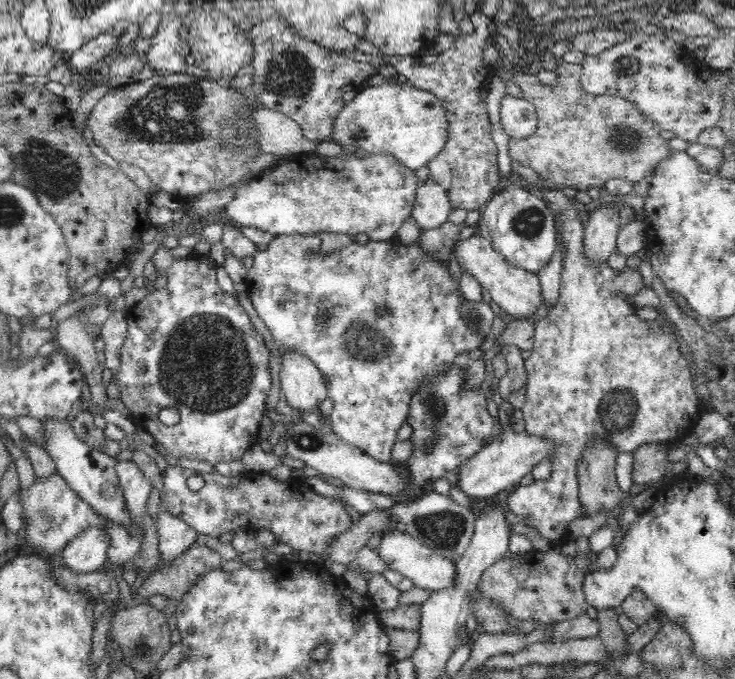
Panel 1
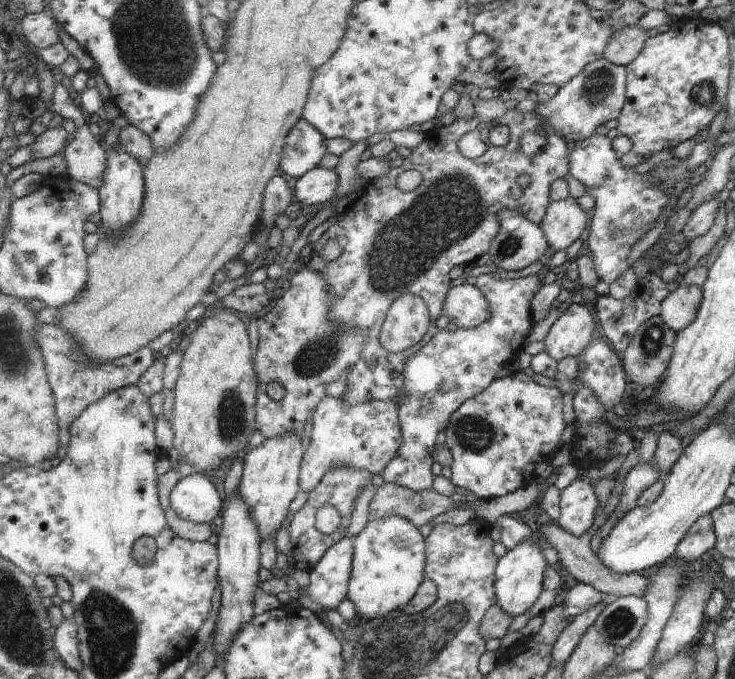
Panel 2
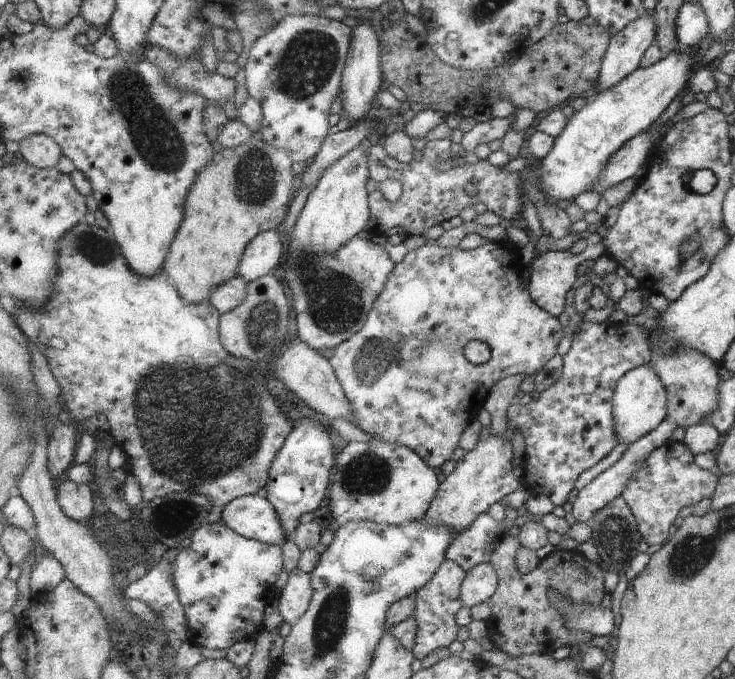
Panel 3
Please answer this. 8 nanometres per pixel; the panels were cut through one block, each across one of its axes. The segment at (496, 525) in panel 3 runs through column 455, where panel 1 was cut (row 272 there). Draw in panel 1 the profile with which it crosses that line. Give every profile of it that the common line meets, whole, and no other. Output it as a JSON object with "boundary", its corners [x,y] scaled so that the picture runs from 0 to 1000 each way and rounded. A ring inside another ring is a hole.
{"boundary":[[[755,323],[758,333],[758,367],[755,376],[747,383],[743,393],[731,401],[731,408],[735,411],[737,433],[741,439],[744,451],[754,451],[762,436],[762,423],[765,412],[765,377],[767,377],[767,364],[762,355],[762,331],[759,323]]]}

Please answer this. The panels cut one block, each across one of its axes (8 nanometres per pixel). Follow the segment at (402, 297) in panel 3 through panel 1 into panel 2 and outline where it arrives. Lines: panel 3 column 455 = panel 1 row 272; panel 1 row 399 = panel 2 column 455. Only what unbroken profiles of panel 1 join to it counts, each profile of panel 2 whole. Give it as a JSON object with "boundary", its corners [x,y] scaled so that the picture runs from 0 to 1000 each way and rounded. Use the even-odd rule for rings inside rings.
{"boundary":[[[665,404],[649,406],[645,424],[661,439],[667,462],[663,471],[638,485],[624,482],[618,489],[608,485],[590,489],[589,499],[563,514],[550,541],[550,585],[540,594],[547,660],[521,695],[524,710],[563,725],[590,717],[586,686],[592,677],[588,669],[595,658],[597,636],[605,636],[630,594],[699,541],[705,523],[716,510],[714,492],[725,479],[721,445],[733,421],[736,415],[728,404],[703,412],[679,412]]]}

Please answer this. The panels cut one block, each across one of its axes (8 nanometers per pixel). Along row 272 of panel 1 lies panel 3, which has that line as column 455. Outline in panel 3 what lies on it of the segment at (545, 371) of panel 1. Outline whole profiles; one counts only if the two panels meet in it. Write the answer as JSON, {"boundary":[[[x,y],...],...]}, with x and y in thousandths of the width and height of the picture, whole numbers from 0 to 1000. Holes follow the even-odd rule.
{"boundary":[[[611,823],[597,835],[592,848],[567,872],[565,907],[569,916],[569,935],[561,960],[567,972],[574,973],[597,956],[607,956],[623,943],[624,919],[619,913],[627,895],[626,866],[635,842],[624,831]]]}

